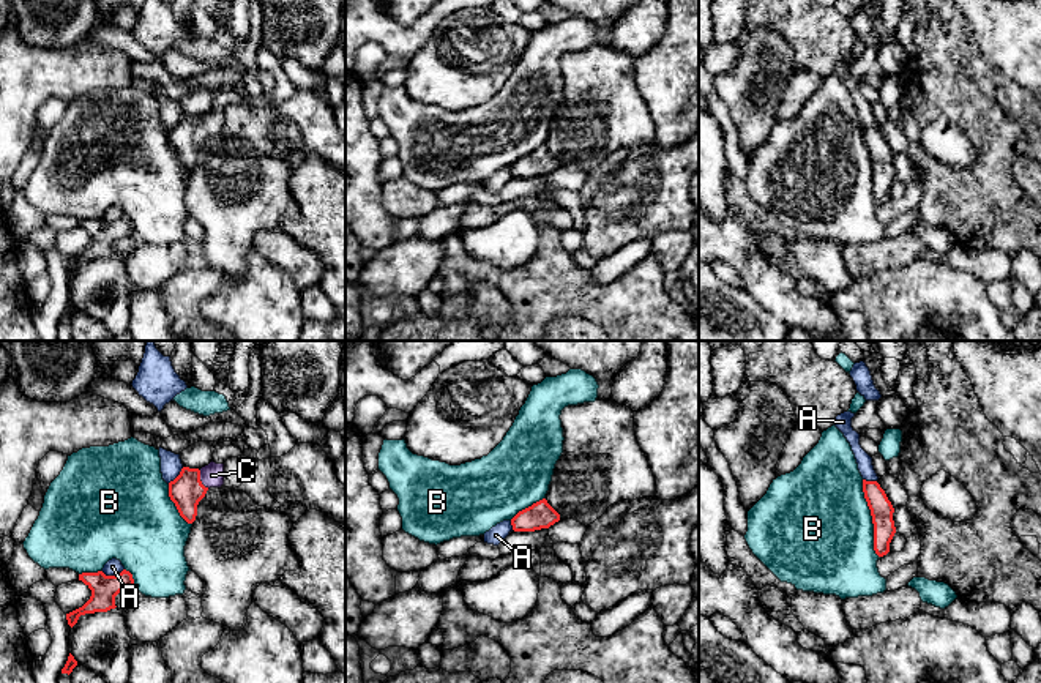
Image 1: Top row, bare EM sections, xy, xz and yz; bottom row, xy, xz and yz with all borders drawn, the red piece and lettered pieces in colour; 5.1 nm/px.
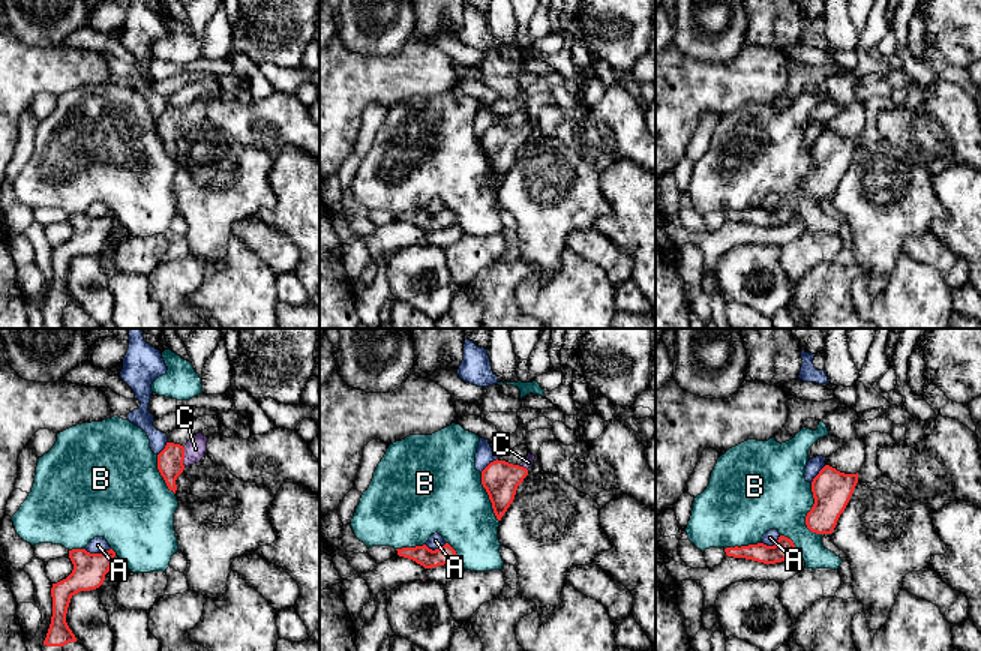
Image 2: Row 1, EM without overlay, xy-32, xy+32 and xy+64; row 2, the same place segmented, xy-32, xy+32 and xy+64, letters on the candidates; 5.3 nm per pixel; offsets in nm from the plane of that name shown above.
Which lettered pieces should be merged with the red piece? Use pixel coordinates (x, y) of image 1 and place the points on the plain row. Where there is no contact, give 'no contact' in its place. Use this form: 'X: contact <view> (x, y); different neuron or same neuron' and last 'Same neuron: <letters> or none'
A: contact xy (112, 223); different neuron
B: contact yz (873, 164); different neuron
C: contact xy (199, 126); same neuron
Same neuron: C

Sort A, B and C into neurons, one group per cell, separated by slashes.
A / B / C

